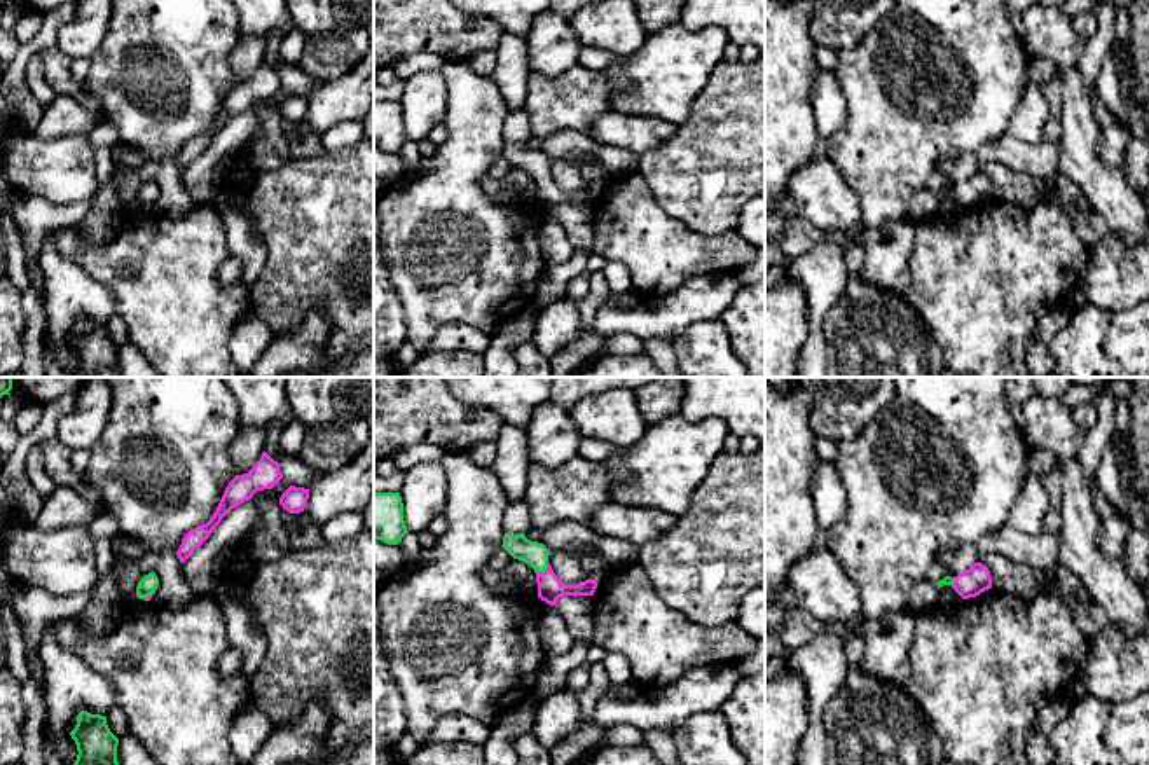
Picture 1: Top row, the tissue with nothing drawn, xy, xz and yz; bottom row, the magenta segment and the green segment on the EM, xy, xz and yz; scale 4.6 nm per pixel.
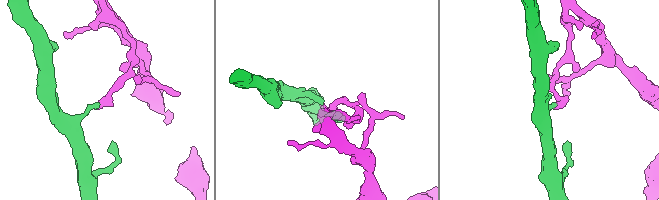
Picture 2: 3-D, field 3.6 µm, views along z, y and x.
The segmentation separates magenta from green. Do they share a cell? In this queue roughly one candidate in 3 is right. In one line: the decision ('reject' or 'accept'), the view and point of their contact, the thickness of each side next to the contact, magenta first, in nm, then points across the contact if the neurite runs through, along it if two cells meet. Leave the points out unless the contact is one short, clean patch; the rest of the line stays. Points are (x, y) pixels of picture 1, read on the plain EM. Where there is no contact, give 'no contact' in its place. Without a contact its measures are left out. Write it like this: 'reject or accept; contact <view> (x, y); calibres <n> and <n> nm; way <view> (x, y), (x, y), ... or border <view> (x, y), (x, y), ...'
reject; contact xz (542, 182); calibres 110 and 120 nm; border xz (549, 173), (543, 180), (535, 180)

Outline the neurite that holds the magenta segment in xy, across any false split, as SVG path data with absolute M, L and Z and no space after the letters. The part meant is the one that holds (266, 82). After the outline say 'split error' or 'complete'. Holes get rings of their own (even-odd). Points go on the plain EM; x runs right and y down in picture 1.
M264 59L248 82L236 84L229 91L213 126L206 133L190 138L182 147L182 154L176 161L180 171L185 171L192 161L210 147L213 138L232 117L251 108L257 100L272 98L281 87L283 82L279 79L279 72Z; complete

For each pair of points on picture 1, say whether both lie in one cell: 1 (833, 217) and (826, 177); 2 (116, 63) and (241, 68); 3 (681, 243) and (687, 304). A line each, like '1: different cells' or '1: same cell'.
1: same cell
2: different cells
3: different cells

